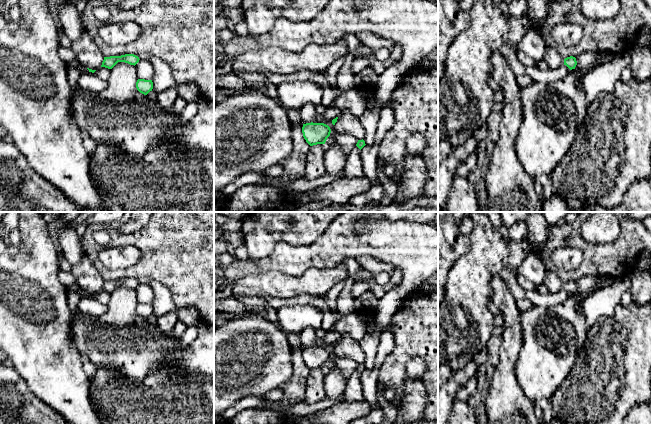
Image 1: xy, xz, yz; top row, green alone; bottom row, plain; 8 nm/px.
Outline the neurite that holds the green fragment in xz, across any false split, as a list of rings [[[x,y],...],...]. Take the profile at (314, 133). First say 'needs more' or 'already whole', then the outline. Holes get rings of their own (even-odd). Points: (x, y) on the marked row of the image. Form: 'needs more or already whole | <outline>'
already whole | [[[306,123],[302,127],[303,137],[310,145],[325,144],[330,136],[331,129],[324,123]]]

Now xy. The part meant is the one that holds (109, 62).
already whole | [[[134,54],[104,57],[101,67],[112,69],[118,62],[125,62],[135,66],[139,60],[139,57]]]

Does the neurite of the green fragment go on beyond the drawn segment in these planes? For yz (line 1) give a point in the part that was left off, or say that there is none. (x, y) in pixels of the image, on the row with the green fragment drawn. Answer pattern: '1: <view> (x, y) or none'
1: none

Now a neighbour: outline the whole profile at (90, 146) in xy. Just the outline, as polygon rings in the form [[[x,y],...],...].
[[[81,132],[81,135],[84,148],[87,151],[87,153],[91,156],[96,150],[97,143],[89,137],[88,133]]]

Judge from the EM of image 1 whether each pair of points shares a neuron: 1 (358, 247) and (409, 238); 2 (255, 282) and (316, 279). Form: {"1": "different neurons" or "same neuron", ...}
{"1": "same neuron", "2": "same neuron"}

